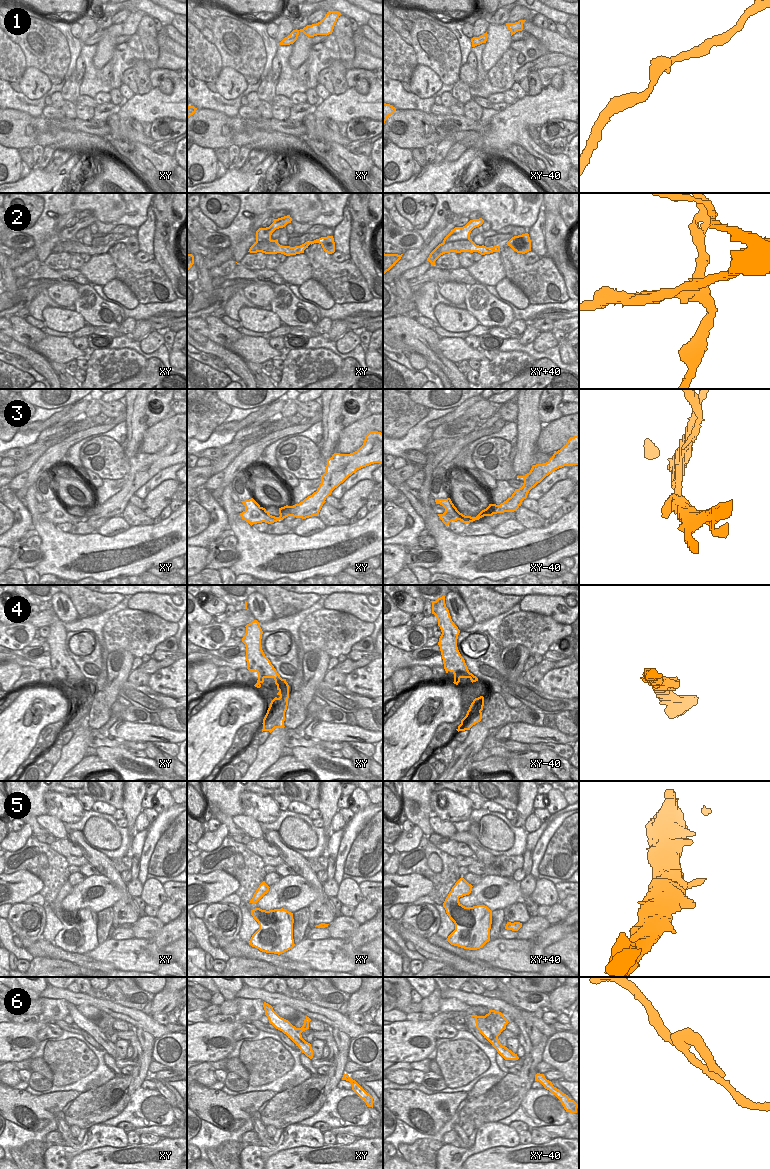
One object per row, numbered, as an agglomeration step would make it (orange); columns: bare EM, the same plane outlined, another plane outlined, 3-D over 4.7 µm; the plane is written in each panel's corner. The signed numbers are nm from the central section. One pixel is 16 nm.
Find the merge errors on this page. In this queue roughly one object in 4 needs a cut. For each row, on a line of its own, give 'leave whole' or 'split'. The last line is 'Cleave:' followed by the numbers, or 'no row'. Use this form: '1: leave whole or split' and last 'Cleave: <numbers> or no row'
1: leave whole
2: split
3: leave whole
4: leave whole
5: leave whole
6: leave whole
Cleave: 2

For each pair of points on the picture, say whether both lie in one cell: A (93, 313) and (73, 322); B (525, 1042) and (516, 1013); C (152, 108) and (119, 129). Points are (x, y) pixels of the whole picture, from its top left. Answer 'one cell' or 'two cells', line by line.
A: two cells
B: two cells
C: one cell

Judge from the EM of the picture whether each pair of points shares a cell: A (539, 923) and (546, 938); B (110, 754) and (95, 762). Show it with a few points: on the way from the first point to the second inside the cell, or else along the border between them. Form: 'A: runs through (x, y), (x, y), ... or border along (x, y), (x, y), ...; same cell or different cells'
A: border along (552, 924), (530, 939); different cells
B: border along (97, 755), (111, 770); different cells

